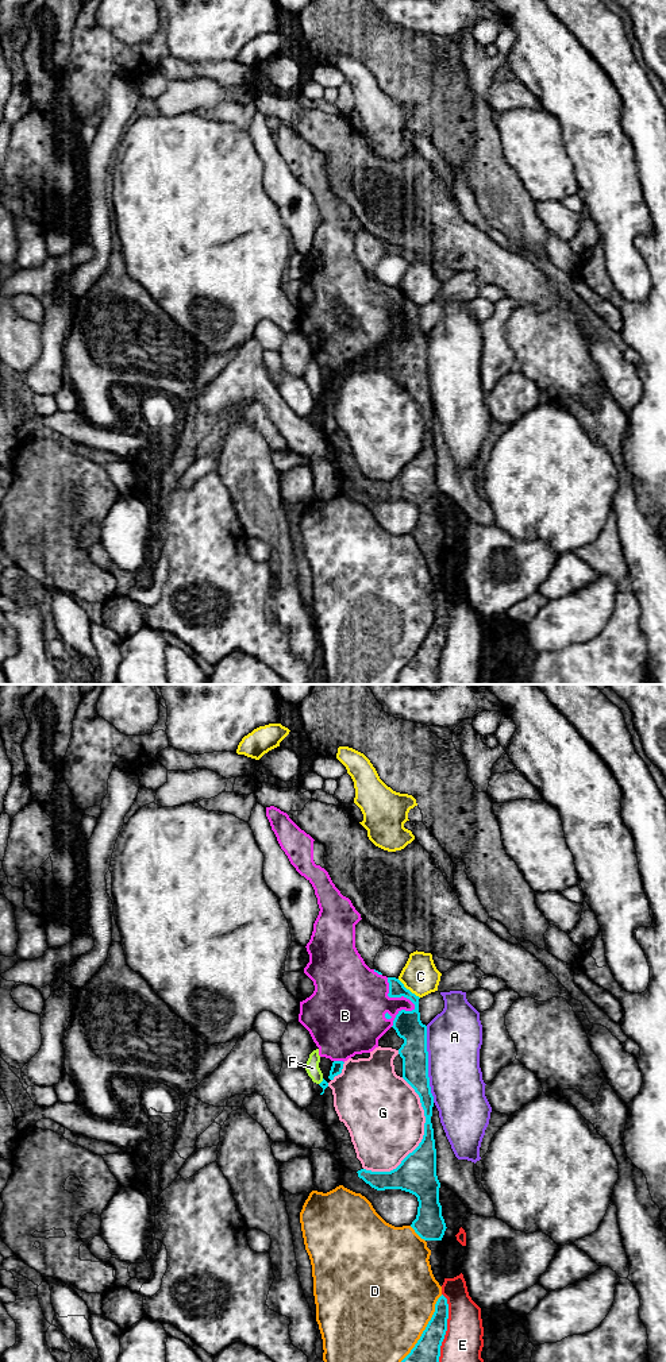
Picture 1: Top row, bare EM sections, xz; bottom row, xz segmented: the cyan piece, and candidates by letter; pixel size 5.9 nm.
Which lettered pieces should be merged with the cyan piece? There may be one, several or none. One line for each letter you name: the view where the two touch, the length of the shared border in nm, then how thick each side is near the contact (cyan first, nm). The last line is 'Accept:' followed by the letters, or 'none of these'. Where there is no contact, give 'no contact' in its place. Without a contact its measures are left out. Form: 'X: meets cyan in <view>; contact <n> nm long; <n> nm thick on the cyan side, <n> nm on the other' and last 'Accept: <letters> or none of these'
B: meets cyan in xz; contact 300 nm long; 160 nm thick on the cyan side, 260 nm on the other
Accept: B

